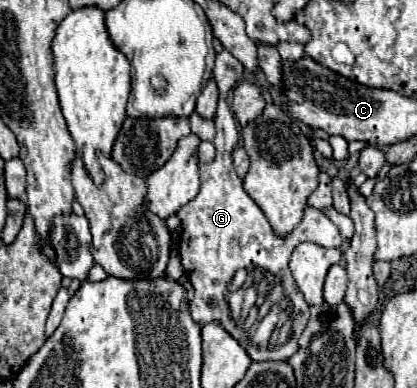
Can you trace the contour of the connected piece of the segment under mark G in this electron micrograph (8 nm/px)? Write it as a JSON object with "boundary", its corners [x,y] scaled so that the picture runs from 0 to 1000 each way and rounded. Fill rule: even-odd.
{"boundary":[[[542,129],[518,139],[513,206],[518,206],[523,237],[528,237],[523,289],[513,304],[518,407],[504,423],[480,418],[480,469],[484,469],[480,495],[460,521],[436,531],[427,546],[427,562],[436,567],[432,665],[436,665],[441,696],[465,737],[465,773],[456,778],[460,825],[475,840],[489,840],[489,835],[518,825],[532,835],[532,845],[542,845],[542,856],[552,856],[552,866],[561,866],[580,887],[580,897],[590,897],[595,918],[609,933],[643,933],[643,928],[667,933],[667,928],[691,928],[715,902],[710,876],[719,871],[719,861],[729,856],[734,830],[739,830],[739,784],[729,778],[729,763],[715,747],[715,737],[705,732],[705,716],[691,696],[695,655],[705,649],[705,639],[715,629],[734,624],[734,619],[743,619],[772,639],[815,639],[820,608],[815,608],[811,588],[772,546],[763,546],[758,536],[743,536],[743,531],[734,536],[724,572],[695,603],[667,608],[652,593],[633,546],[619,536],[619,526],[580,485],[580,464],[571,459],[571,448],[561,443],[561,428],[556,428],[556,387],[571,366],[571,325],[566,325],[566,309],[561,309],[561,299],[547,278],[547,263],[542,263],[547,237],[580,196],[585,196],[585,170],[576,155],[566,155]],[[571,691],[633,691],[633,696],[671,711],[676,742],[686,742],[686,763],[695,763],[700,794],[705,794],[705,856],[695,861],[695,876],[686,876],[686,887],[676,887],[676,897],[619,897],[614,887],[604,887],[604,876],[590,866],[590,856],[580,856],[580,845],[571,845],[561,835],[561,825],[552,820],[542,753],[547,753],[547,732]]]}

